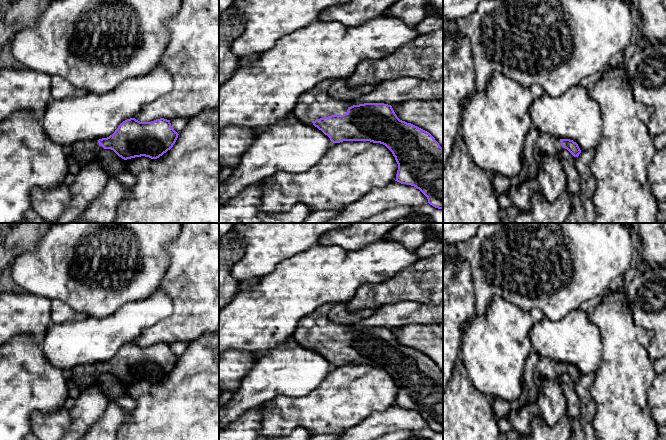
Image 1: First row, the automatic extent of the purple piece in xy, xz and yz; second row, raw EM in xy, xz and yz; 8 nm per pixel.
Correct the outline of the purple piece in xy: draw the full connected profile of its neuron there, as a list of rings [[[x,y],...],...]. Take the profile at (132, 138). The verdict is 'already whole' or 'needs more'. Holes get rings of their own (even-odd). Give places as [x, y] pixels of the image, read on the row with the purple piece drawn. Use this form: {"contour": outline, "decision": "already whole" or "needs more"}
{"contour": [[[130,118],[109,137],[78,141],[68,148],[68,152],[79,167],[94,161],[102,149],[111,149],[124,160],[141,156],[157,159],[173,147],[178,135],[170,120],[160,118],[140,122]]], "decision": "needs more"}

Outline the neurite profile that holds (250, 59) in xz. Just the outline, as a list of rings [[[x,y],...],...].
[[[253,53],[246,57],[237,58],[236,65],[238,68],[245,67],[245,66],[251,66],[259,59],[259,56],[260,54]]]

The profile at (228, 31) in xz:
[[[231,5],[219,19],[219,87],[229,80],[238,68],[237,57],[230,46],[243,33],[244,27],[242,23],[232,21],[236,17],[237,12]]]

